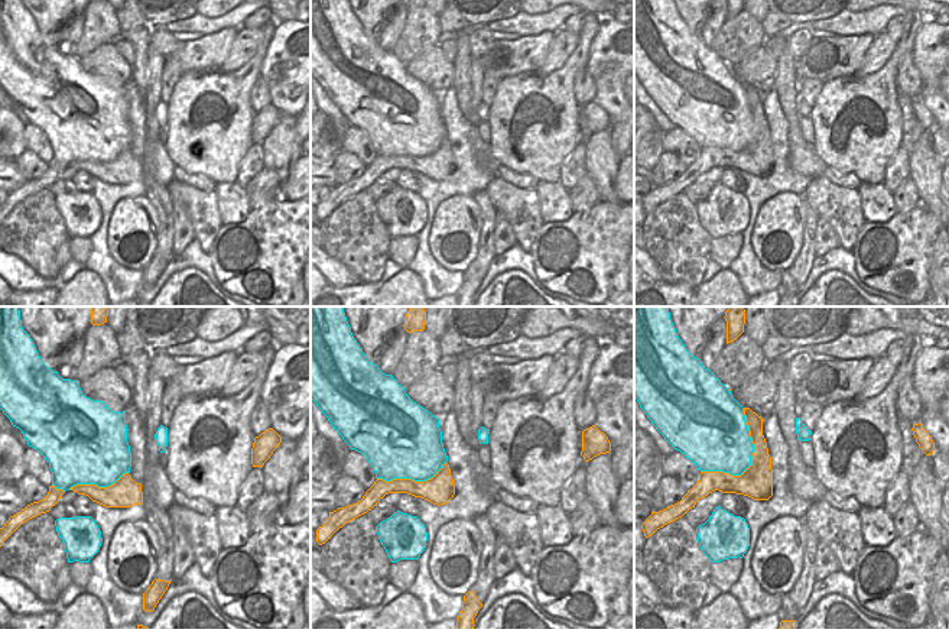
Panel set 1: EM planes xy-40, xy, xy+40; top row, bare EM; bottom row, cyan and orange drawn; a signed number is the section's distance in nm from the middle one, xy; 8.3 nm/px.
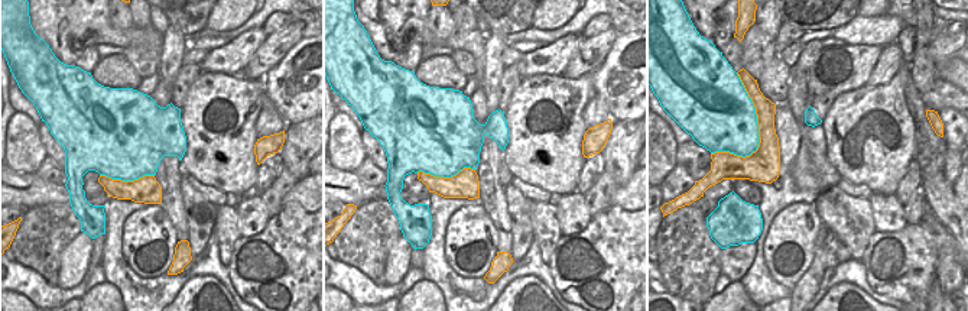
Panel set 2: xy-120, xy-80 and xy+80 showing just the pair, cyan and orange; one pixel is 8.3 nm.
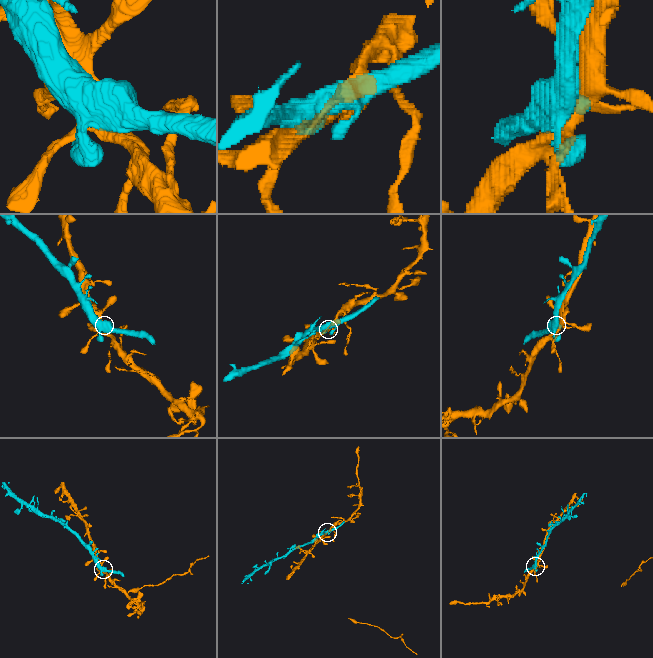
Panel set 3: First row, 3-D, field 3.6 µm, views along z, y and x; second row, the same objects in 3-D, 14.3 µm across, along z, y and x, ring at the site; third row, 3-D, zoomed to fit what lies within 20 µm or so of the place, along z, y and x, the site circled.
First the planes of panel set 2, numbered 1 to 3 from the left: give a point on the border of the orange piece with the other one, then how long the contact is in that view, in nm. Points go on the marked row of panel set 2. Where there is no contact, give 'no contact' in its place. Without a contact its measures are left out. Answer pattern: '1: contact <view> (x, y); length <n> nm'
1: contact xy-120 (127, 180); length 460 nm
2: contact xy-80 (445, 177); length 500 nm
3: contact xy+80 (756, 117); length 700 nm

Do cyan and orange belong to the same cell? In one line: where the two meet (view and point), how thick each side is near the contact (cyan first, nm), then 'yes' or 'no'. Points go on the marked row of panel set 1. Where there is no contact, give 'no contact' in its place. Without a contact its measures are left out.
meets cyan in xy+40 at (750, 461); 440 nm thick on the cyan side, 280 nm on the other; no

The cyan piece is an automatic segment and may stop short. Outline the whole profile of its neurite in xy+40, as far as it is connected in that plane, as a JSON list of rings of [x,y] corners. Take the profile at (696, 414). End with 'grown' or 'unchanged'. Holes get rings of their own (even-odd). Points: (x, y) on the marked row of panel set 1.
[[[634,307],[634,398],[664,440],[685,454],[698,470],[741,476],[751,466],[754,444],[744,408],[732,398],[729,388],[686,350],[667,307]]]; unchanged

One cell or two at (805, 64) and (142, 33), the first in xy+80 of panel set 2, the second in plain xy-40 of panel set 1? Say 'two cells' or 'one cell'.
two cells

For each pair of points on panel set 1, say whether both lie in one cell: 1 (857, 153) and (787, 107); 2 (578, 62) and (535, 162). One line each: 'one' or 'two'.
1: two
2: one

